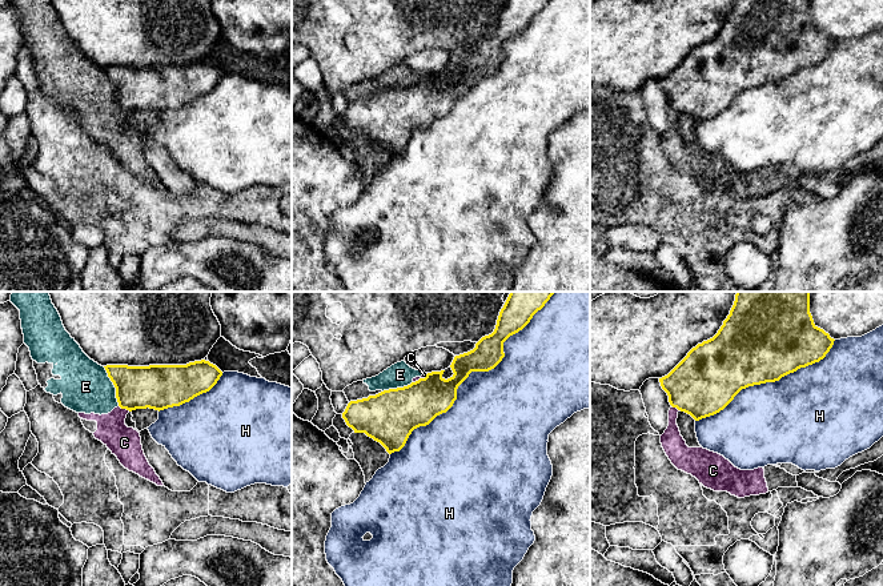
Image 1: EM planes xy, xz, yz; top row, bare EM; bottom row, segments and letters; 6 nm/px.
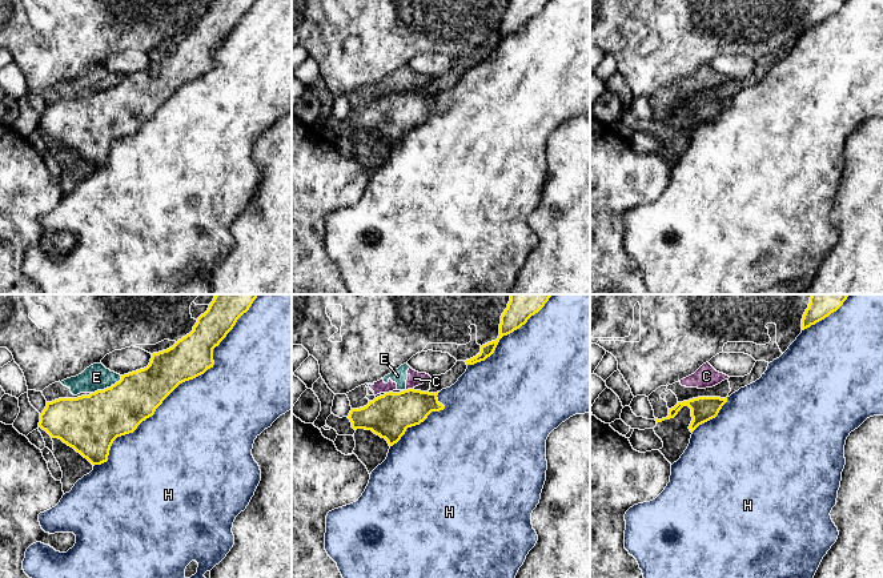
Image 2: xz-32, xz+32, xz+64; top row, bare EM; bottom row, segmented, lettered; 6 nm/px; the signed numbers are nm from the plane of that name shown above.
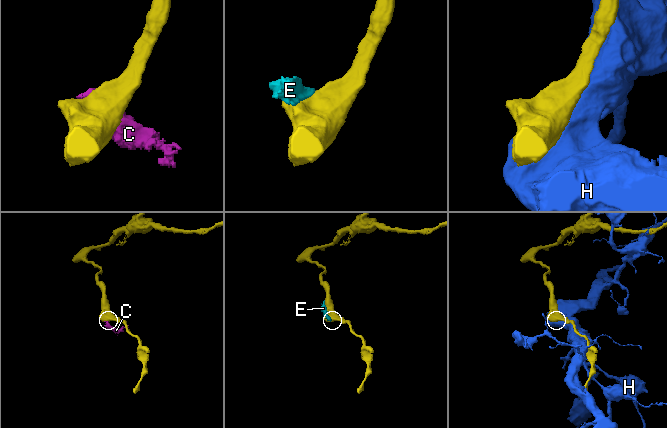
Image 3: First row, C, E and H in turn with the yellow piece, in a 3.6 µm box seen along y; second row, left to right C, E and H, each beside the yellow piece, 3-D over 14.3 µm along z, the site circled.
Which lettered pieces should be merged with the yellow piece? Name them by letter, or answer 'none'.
none

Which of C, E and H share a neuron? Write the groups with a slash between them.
C E / H

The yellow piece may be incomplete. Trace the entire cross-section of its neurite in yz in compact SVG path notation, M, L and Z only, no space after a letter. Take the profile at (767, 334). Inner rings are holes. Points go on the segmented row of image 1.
M736 292L718 333L693 348L667 376L659 378L670 405L699 421L723 410L742 389L779 381L823 360L835 340L814 324L810 293Z

